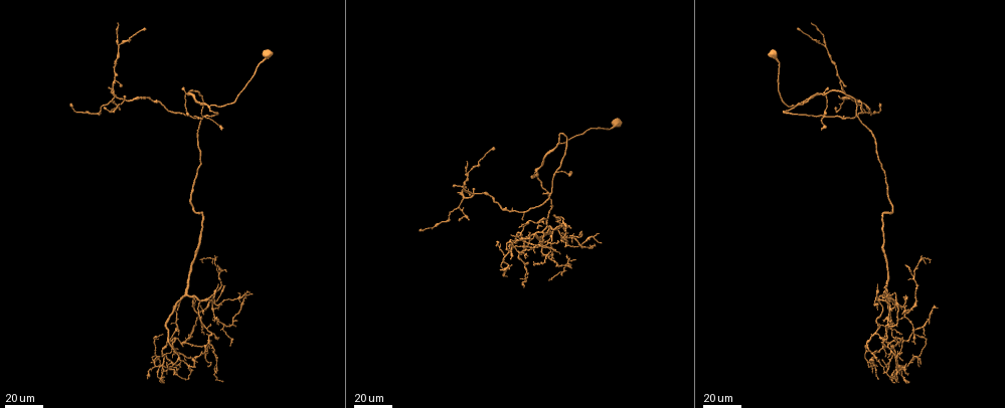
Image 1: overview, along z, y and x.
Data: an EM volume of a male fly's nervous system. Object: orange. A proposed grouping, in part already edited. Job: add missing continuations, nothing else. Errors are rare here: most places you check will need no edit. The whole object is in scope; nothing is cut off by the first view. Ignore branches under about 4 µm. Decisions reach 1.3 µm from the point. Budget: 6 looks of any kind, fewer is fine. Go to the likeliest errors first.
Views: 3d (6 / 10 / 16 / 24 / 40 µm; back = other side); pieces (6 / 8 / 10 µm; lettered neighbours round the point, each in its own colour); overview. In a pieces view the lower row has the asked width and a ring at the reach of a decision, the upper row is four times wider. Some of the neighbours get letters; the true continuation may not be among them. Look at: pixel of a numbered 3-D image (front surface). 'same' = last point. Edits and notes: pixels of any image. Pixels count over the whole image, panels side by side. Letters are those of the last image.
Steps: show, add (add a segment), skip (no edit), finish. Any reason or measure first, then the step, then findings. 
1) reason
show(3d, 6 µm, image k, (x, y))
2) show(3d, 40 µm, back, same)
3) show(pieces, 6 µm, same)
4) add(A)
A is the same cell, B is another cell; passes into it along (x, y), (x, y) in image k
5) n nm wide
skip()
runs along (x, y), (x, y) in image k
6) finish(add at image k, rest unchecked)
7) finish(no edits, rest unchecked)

end of a long branch
show(3d, 24 µm, image 1, (913, 343))

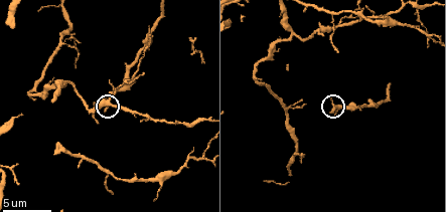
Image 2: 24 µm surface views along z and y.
what lies round it
show(pieces, 10 µm, image 2, (330, 113))

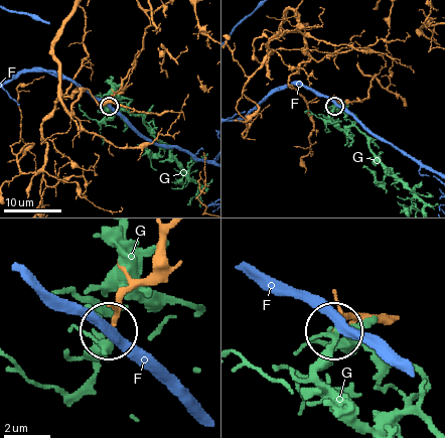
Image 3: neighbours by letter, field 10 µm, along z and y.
skip()
F and G are other cells; none of them fits

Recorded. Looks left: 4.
show(3d, 24 µm, image 1, (901, 309))

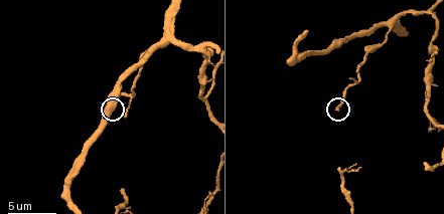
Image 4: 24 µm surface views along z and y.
zoom in
show(3d, 10 µm, image 4, (338, 110))

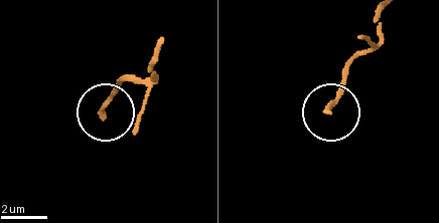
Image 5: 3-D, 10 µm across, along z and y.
see the neighbours
show(pieces, 10 µm, image 5, (103, 118))

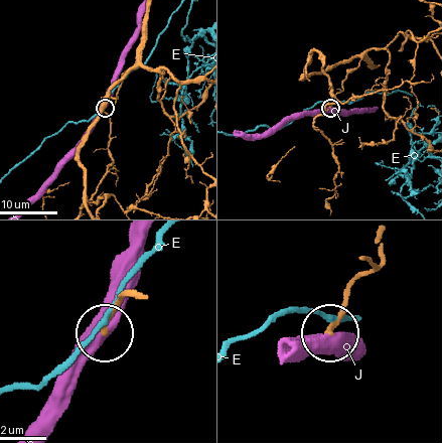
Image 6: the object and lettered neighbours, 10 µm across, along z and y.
skip()
E and J are other cells; runs along (371, 61), (361, 57), (329, 107) in image 6; none of them fits

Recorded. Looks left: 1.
finish(no edits, rest unchecked)

